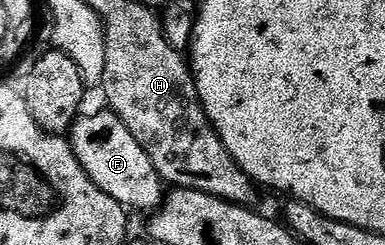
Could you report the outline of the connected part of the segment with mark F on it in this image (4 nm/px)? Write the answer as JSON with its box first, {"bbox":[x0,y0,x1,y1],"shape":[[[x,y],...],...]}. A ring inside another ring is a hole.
{"bbox":[71,108,167,212],"shape":[[[108,108],[98,114],[82,113],[73,124],[71,145],[77,159],[91,176],[91,180],[107,196],[111,196],[120,206],[133,210],[153,212],[161,206],[167,193],[166,183],[157,175],[153,161],[145,149],[131,136],[131,128],[123,124],[119,115]]]}

